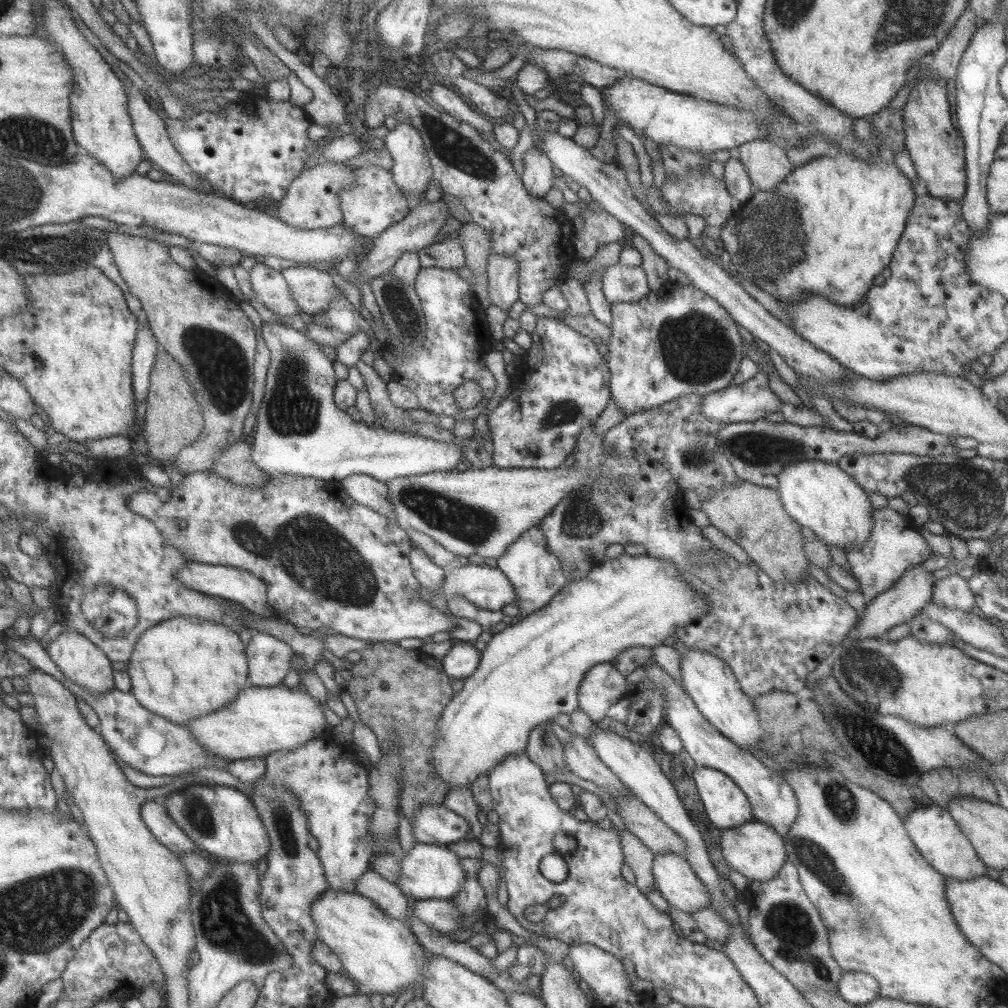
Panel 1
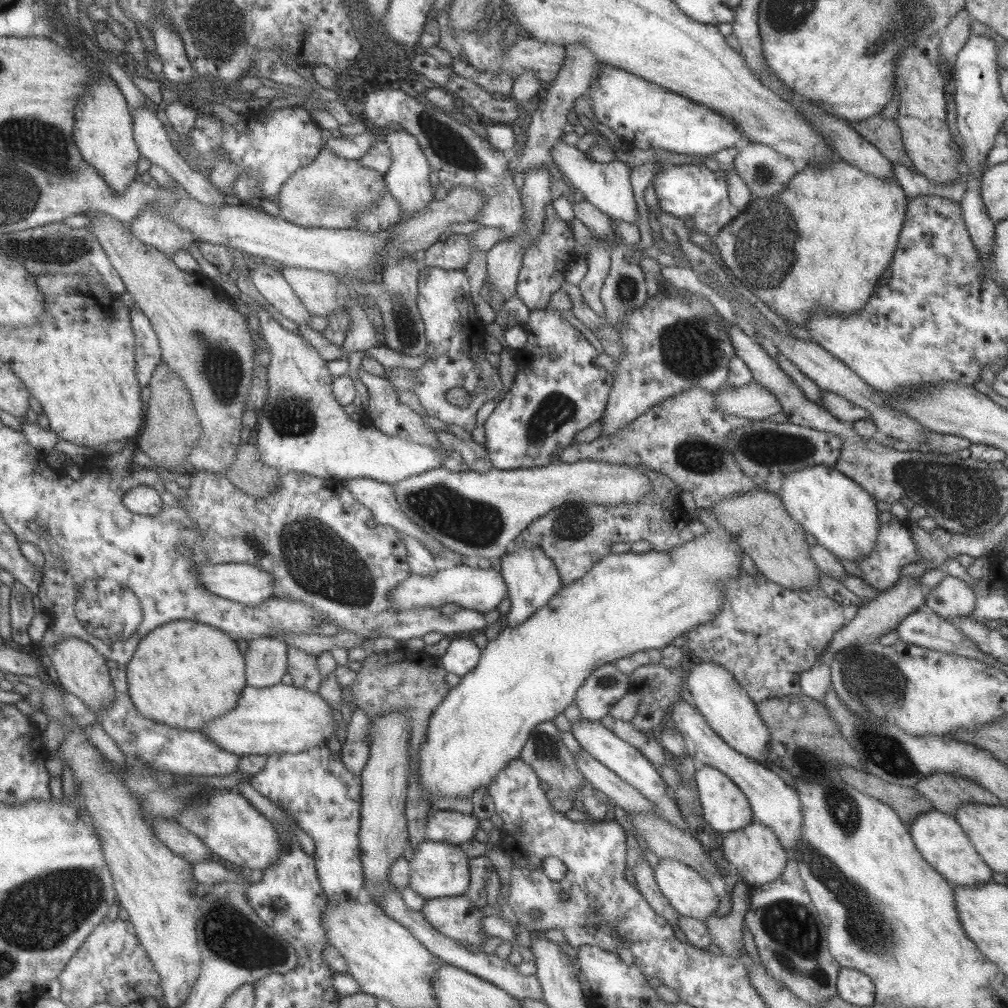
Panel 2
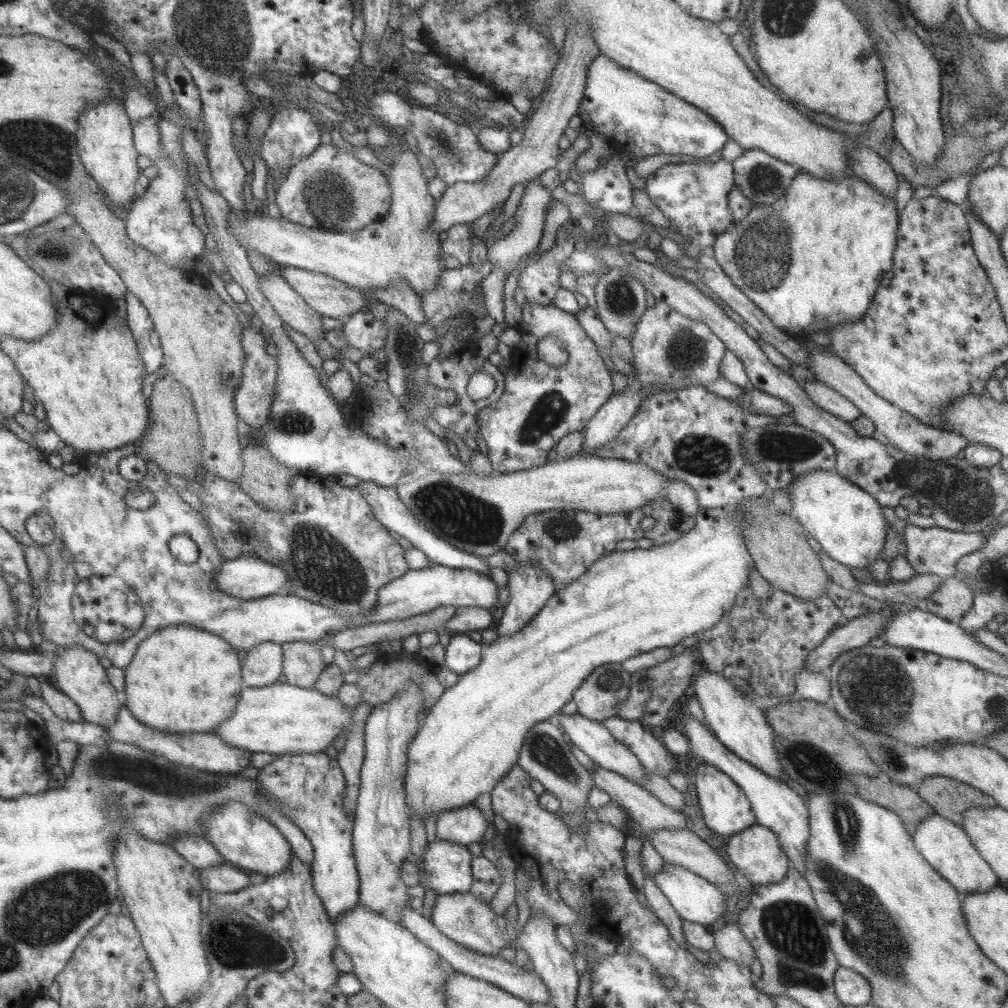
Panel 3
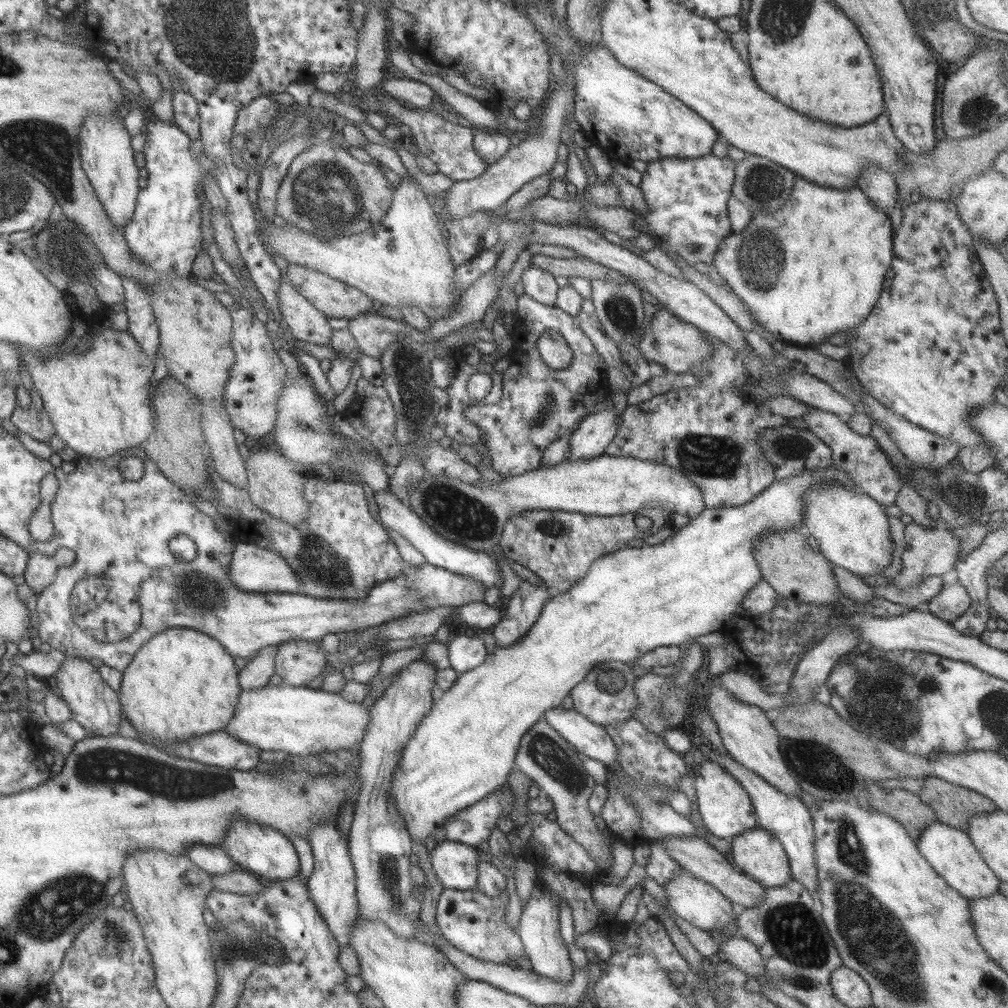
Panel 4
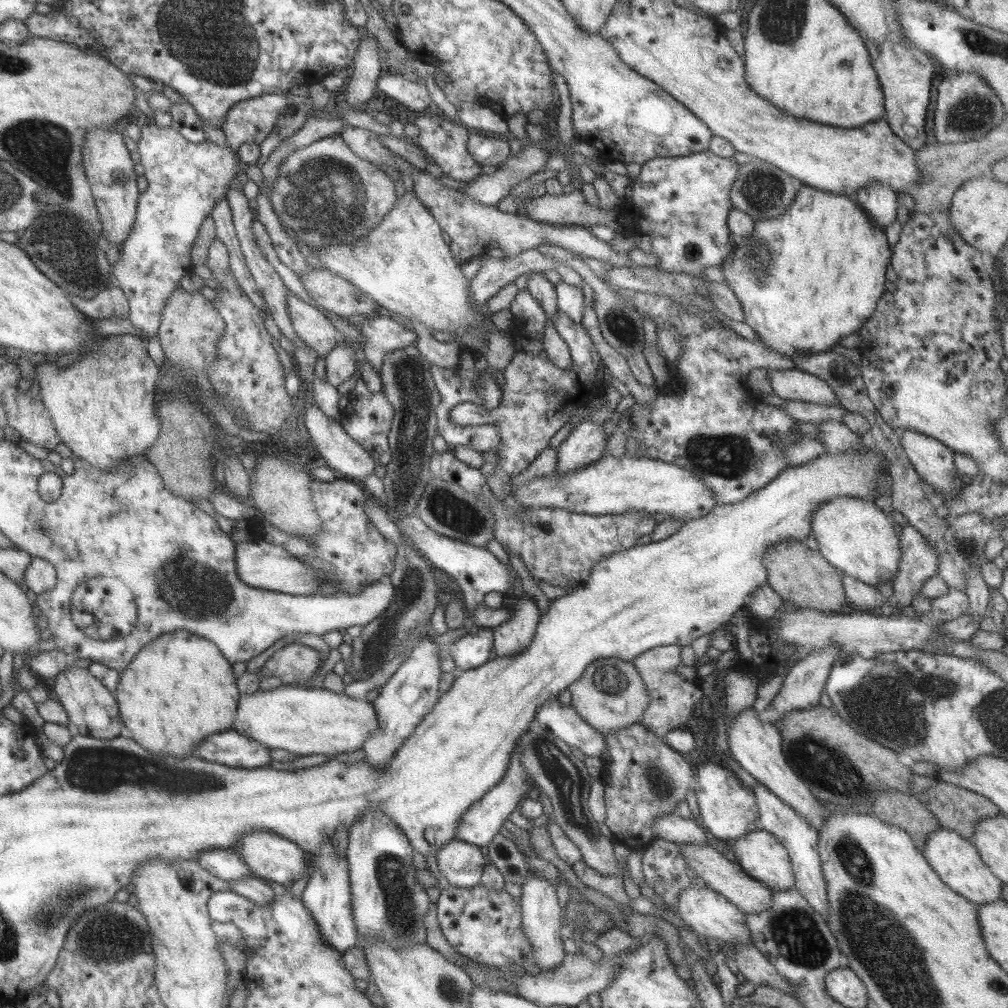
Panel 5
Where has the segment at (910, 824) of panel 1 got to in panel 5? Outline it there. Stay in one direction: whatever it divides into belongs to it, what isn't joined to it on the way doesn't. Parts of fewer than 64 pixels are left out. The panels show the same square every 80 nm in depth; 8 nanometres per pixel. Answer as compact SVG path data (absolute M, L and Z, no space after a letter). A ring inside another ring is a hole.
M938 827L928 837L921 854L937 877L953 892L960 894L976 906L995 902L1001 897L1002 883L990 872L990 868L980 859L971 839L965 839L956 831Z

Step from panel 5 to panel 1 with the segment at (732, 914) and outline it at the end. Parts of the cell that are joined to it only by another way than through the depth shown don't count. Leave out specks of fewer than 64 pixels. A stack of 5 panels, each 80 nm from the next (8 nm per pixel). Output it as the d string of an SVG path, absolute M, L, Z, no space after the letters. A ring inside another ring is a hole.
M672 852L655 854L652 860L651 874L655 887L661 893L661 896L665 898L670 906L674 906L677 910L692 914L696 910L710 906L708 890L697 880L690 864L683 857Z

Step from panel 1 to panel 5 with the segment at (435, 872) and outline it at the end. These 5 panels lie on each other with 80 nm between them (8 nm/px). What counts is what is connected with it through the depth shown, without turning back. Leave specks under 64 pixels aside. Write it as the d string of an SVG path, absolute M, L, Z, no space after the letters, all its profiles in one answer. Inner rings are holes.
M455 838L441 846L435 857L449 885L465 889L479 885L485 860L478 846Z

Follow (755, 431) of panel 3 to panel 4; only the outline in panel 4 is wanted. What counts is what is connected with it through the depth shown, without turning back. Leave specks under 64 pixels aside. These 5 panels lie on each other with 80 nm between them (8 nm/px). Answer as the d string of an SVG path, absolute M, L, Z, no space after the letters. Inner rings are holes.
M789 427L765 428L758 434L758 445L765 460L774 468L774 480L787 478L799 474L802 470L827 468L831 466L832 452L820 438L817 438L807 429Z

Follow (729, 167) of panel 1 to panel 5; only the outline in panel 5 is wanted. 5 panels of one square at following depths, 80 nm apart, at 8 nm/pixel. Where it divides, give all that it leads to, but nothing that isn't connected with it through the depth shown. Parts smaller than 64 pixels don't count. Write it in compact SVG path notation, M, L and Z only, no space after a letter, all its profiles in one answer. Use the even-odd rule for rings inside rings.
M801 183L799 189L796 190L795 196L789 205L789 208L778 216L769 220L754 220L744 212L737 208L732 208L729 211L726 220L729 229L729 238L732 242L732 249L723 263L719 264L722 269L724 284L729 286L733 291L737 301L741 304L743 309L743 323L753 330L757 335L757 339L763 345L779 354L784 354L787 358L795 358L798 354L807 356L808 354L817 354L818 352L827 352L833 347L840 344L841 338L853 334L868 321L871 313L875 311L877 302L883 297L889 285L885 281L885 273L888 268L887 263L890 260L891 251L887 246L885 233L881 230L872 218L865 212L864 208L859 206L859 203L854 200L852 196L845 196L843 194L831 194L823 190L817 190L810 186L805 186Z

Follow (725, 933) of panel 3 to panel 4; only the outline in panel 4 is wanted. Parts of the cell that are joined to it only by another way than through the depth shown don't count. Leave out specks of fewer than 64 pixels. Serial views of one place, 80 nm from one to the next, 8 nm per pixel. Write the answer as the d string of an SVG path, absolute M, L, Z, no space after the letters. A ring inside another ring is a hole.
M739 934L723 941L719 950L726 956L727 962L744 972L747 977L760 979L765 976L765 961L759 954L757 947Z

